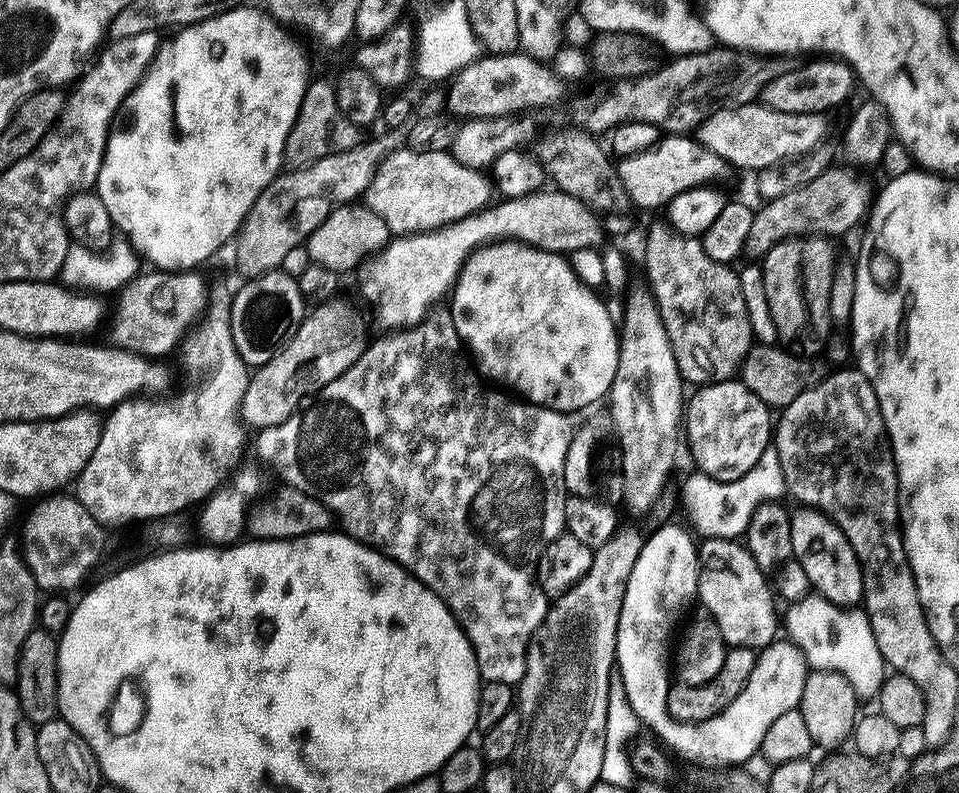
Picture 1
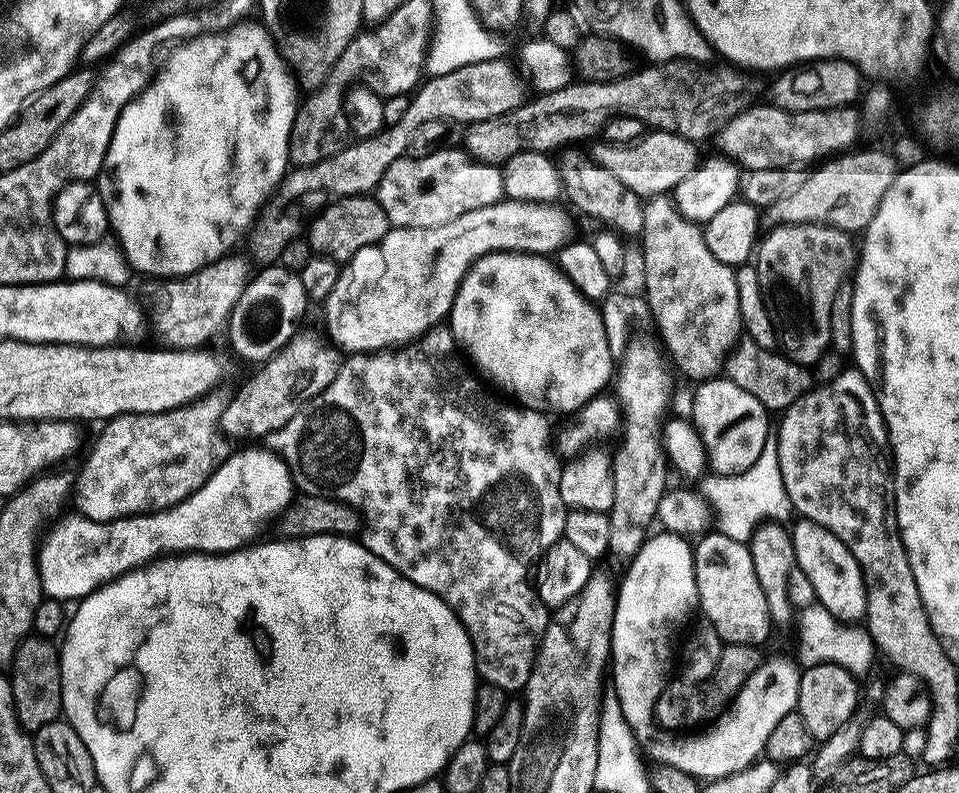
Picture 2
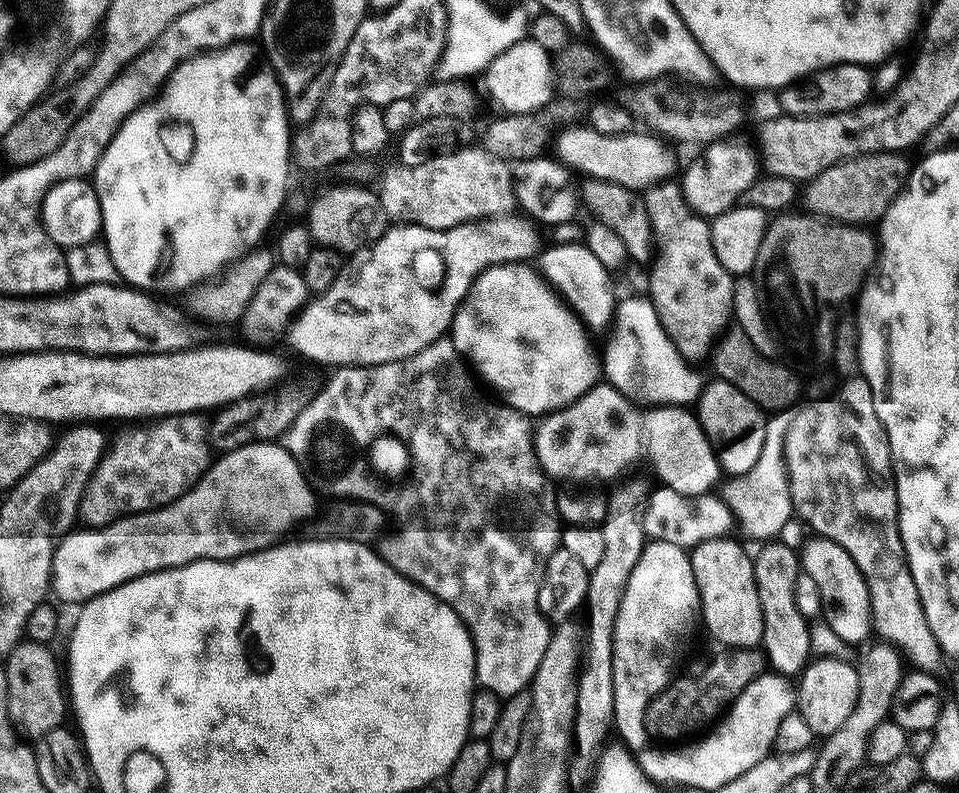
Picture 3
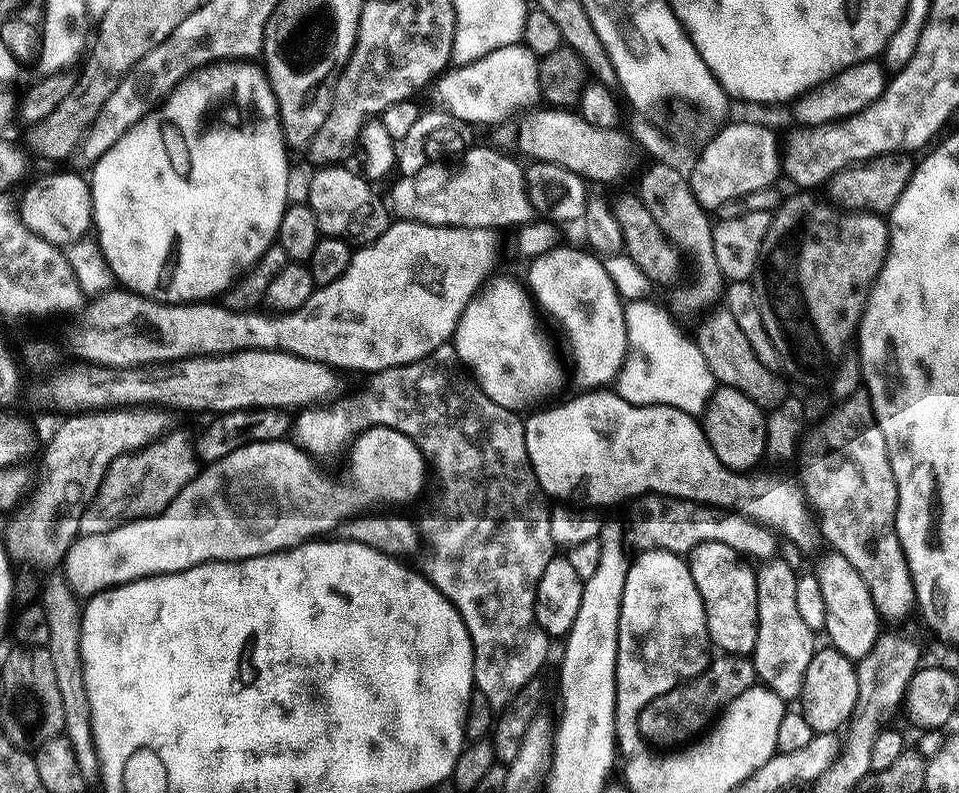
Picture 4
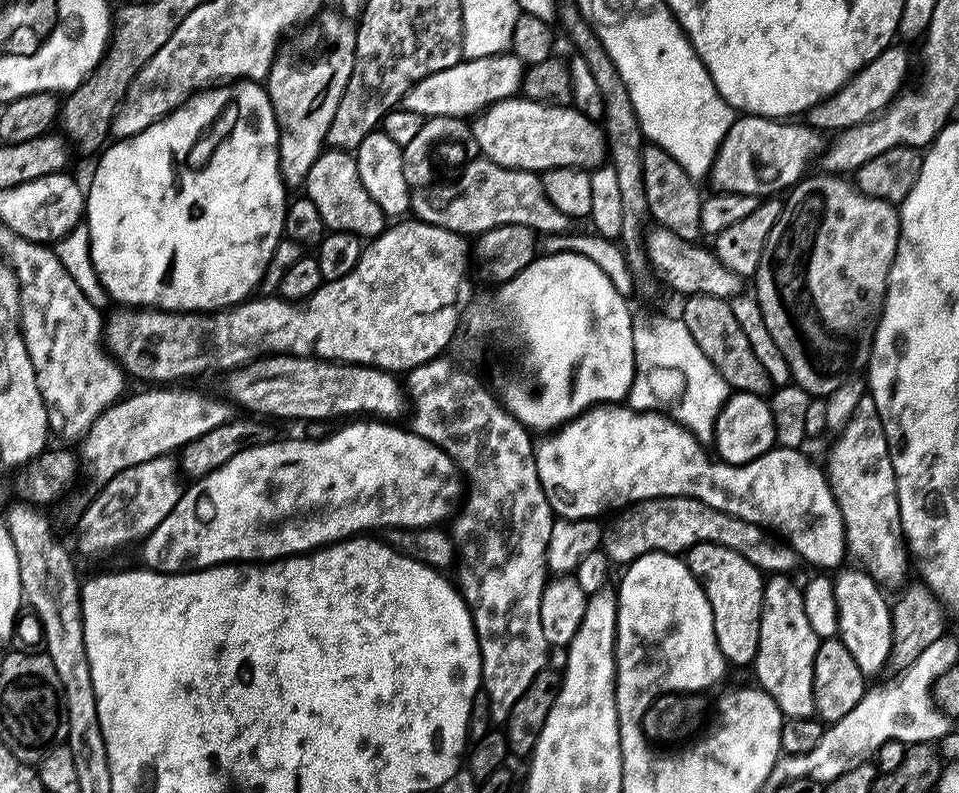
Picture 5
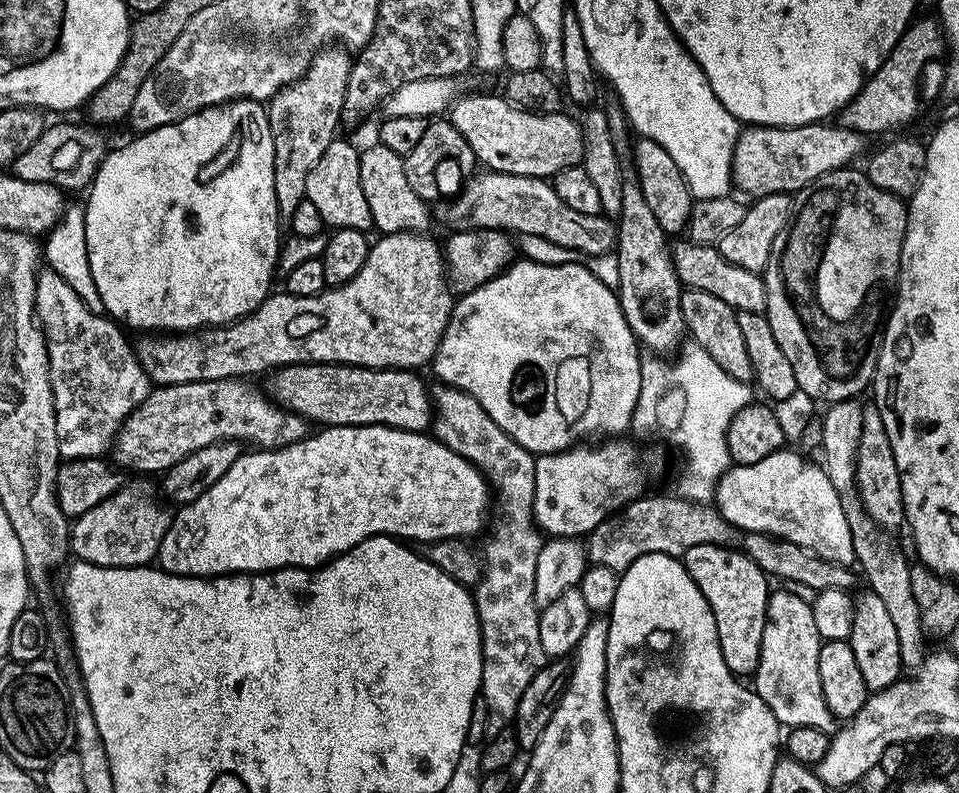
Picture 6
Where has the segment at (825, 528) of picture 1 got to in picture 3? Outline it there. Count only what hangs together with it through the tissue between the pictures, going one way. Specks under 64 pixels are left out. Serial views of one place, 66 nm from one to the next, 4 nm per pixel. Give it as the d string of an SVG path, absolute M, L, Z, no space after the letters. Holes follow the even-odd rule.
M812 538L805 546L804 552L799 553L802 571L814 578L818 586L818 594L822 594L823 623L828 625L834 634L842 640L845 646L860 644L867 638L868 632L873 631L872 607L870 606L870 594L858 566L854 566L854 558L838 546L838 542L823 538Z

